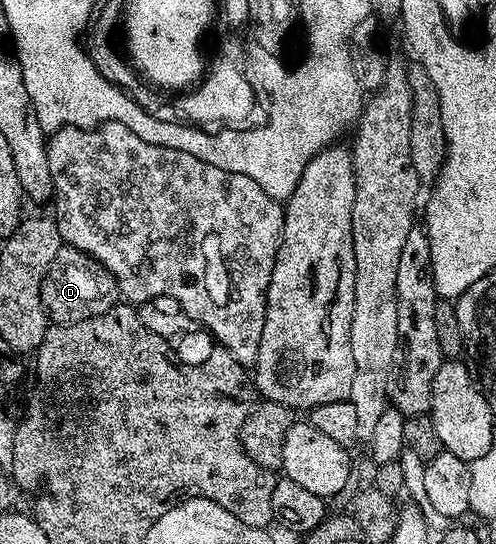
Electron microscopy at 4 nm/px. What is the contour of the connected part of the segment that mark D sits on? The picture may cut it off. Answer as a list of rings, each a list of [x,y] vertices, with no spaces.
[[[63,245],[42,282],[42,304],[47,316],[55,324],[65,325],[84,321],[88,317],[100,317],[100,313],[108,313],[108,309],[115,307],[118,302],[118,283],[112,273],[108,273],[104,265],[100,265],[85,251]]]

